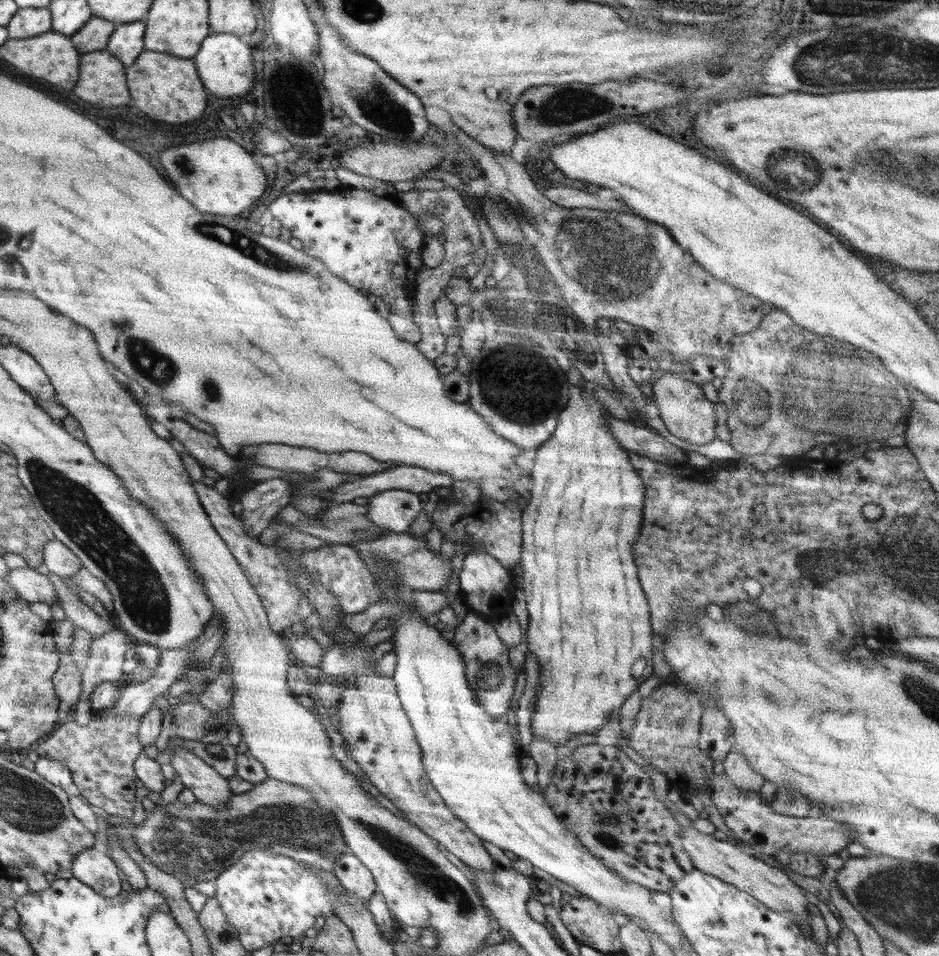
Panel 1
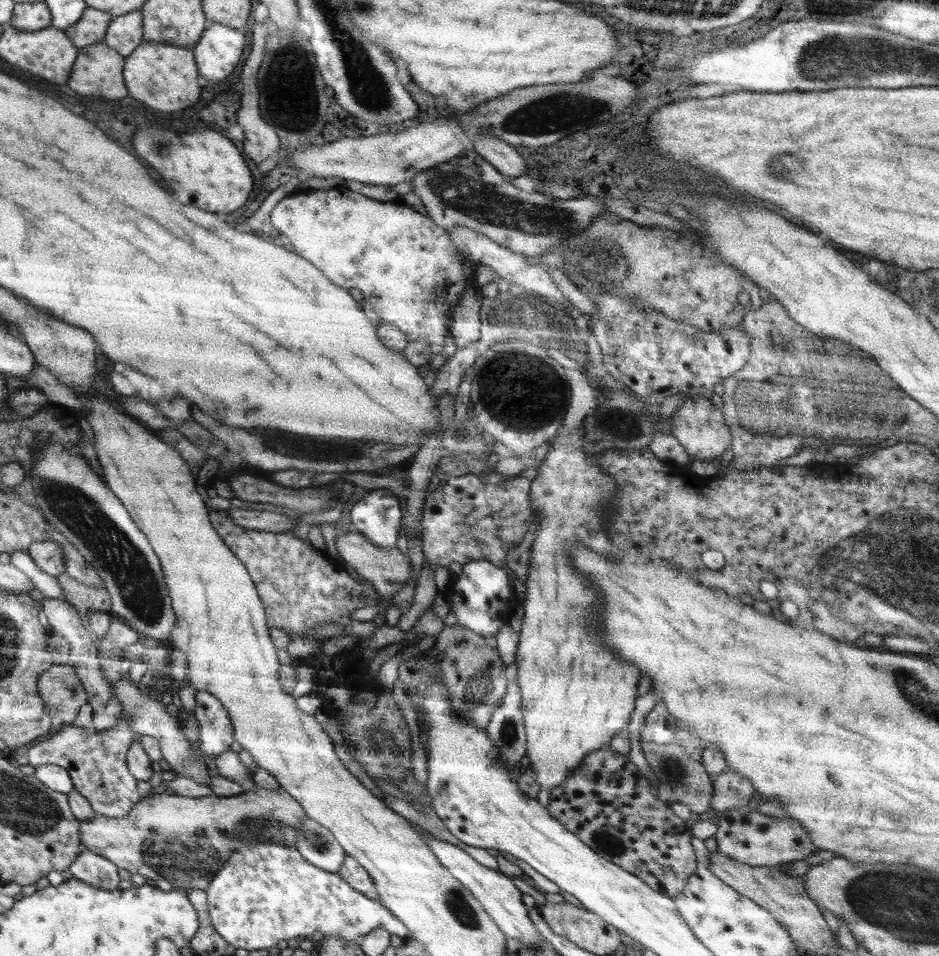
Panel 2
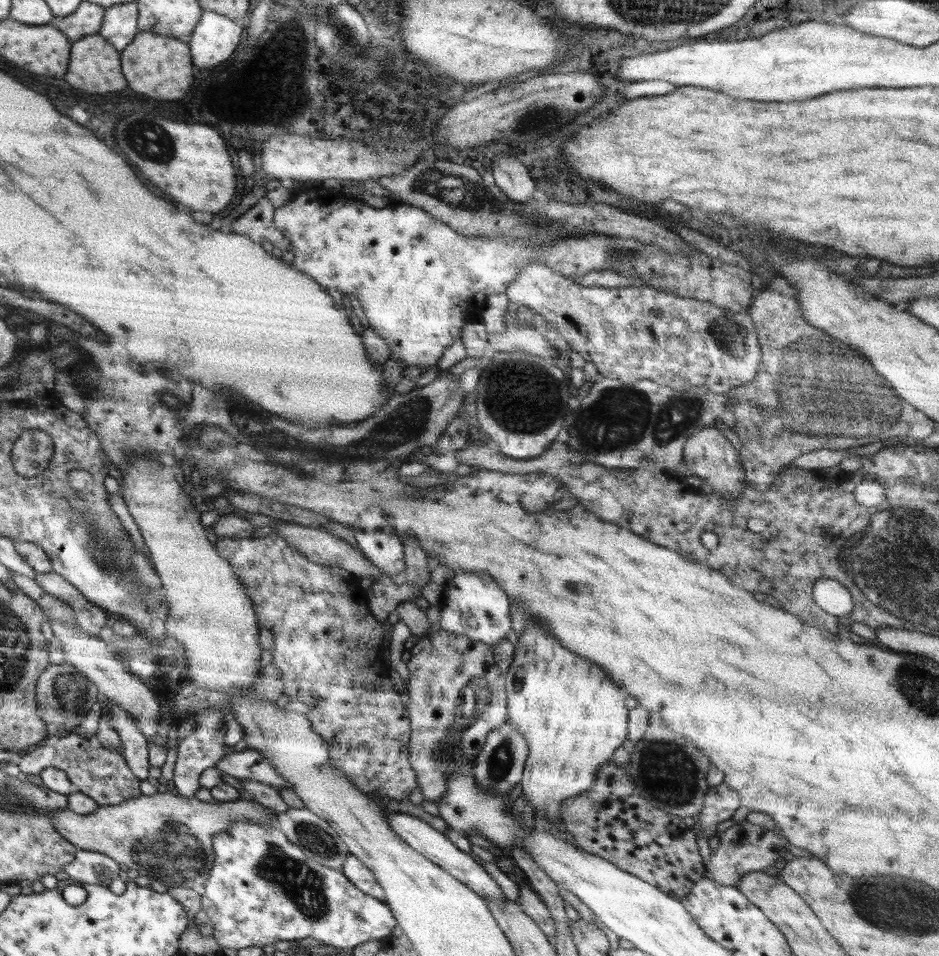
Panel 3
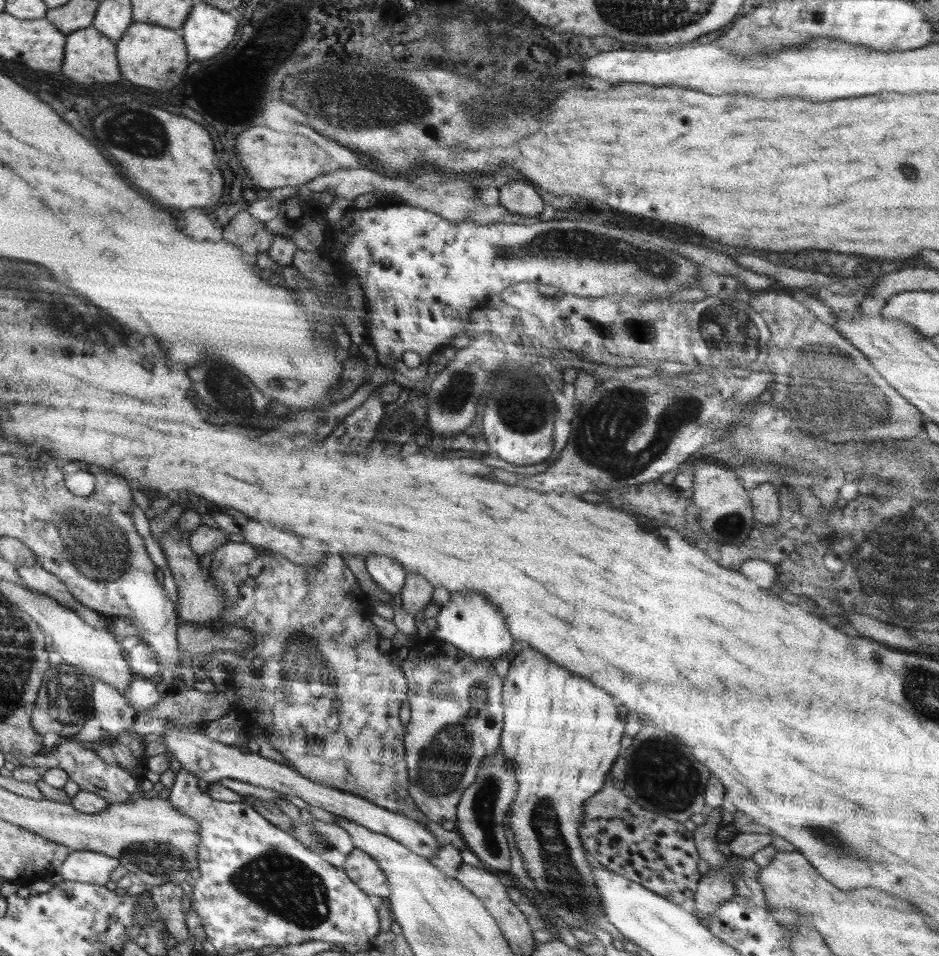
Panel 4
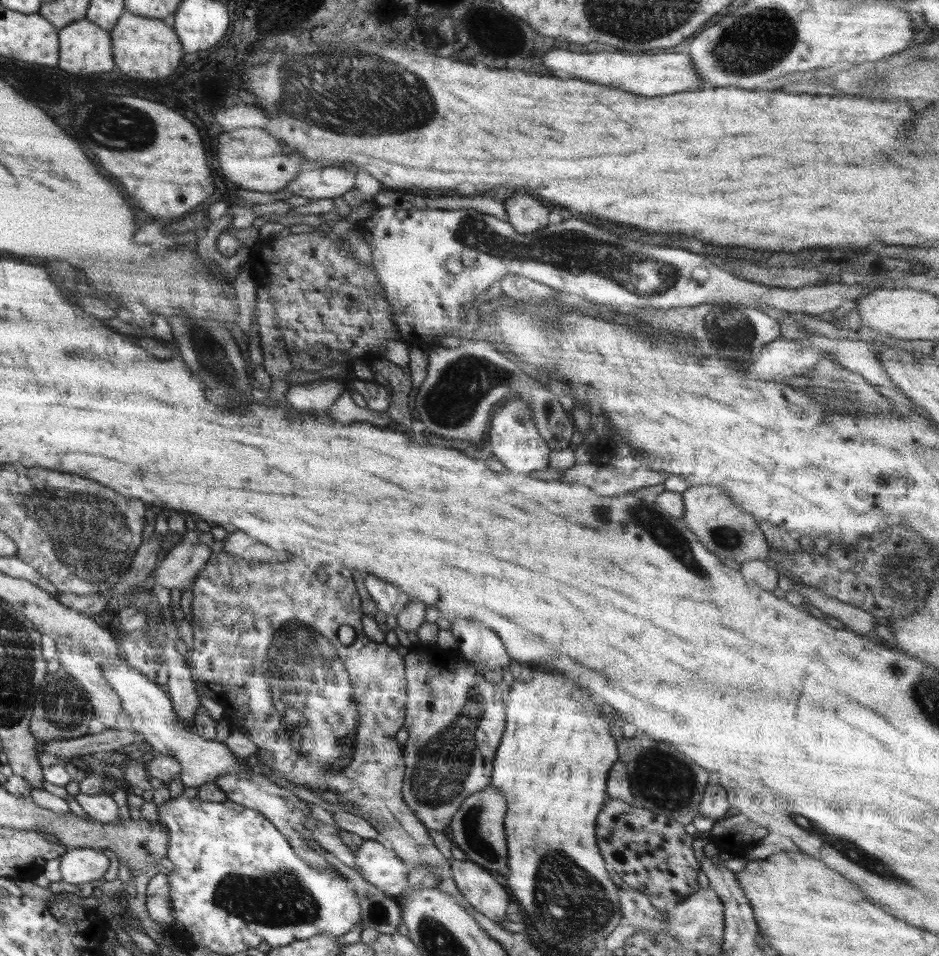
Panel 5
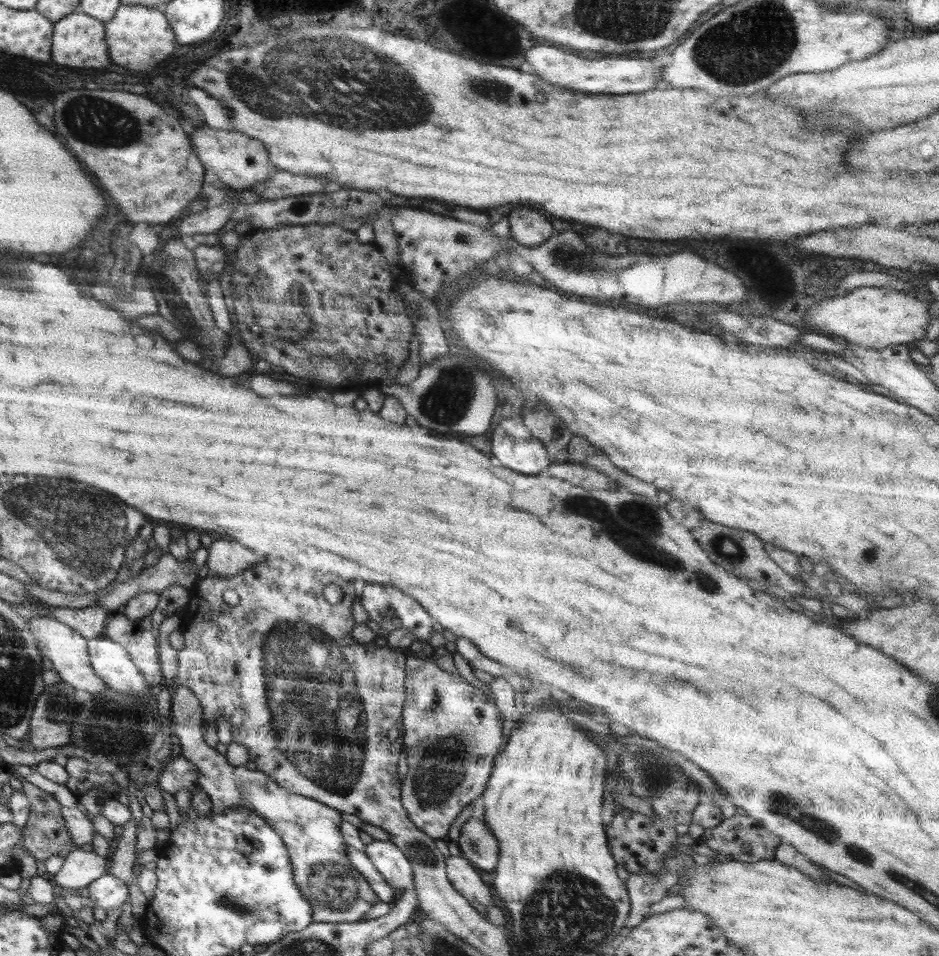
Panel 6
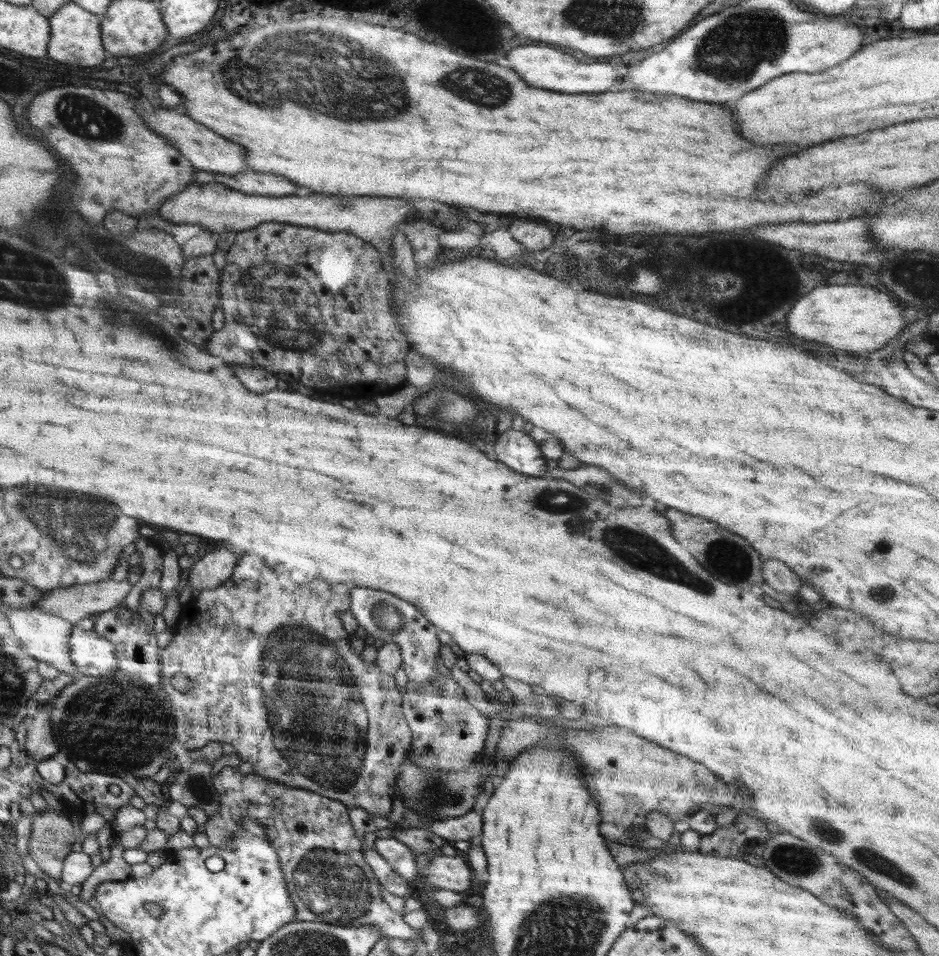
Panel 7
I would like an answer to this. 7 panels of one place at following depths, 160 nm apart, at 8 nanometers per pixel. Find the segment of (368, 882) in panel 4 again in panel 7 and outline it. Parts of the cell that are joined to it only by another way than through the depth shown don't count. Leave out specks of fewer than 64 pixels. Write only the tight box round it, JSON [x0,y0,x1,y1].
[373,837,418,882]

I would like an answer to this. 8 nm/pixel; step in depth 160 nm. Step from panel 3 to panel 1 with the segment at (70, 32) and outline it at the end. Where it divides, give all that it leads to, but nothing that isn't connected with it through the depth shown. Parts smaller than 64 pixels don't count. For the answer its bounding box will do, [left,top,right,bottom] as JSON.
[70,15,115,54]

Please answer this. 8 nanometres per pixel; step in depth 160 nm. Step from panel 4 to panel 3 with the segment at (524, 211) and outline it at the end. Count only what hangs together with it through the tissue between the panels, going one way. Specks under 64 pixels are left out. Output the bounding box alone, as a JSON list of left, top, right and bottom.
[492,156,534,202]

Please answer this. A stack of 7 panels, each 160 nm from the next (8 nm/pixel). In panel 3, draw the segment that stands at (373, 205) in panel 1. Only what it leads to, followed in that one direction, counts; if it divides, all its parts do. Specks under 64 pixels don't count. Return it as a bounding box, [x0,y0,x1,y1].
[273,188,633,372]

